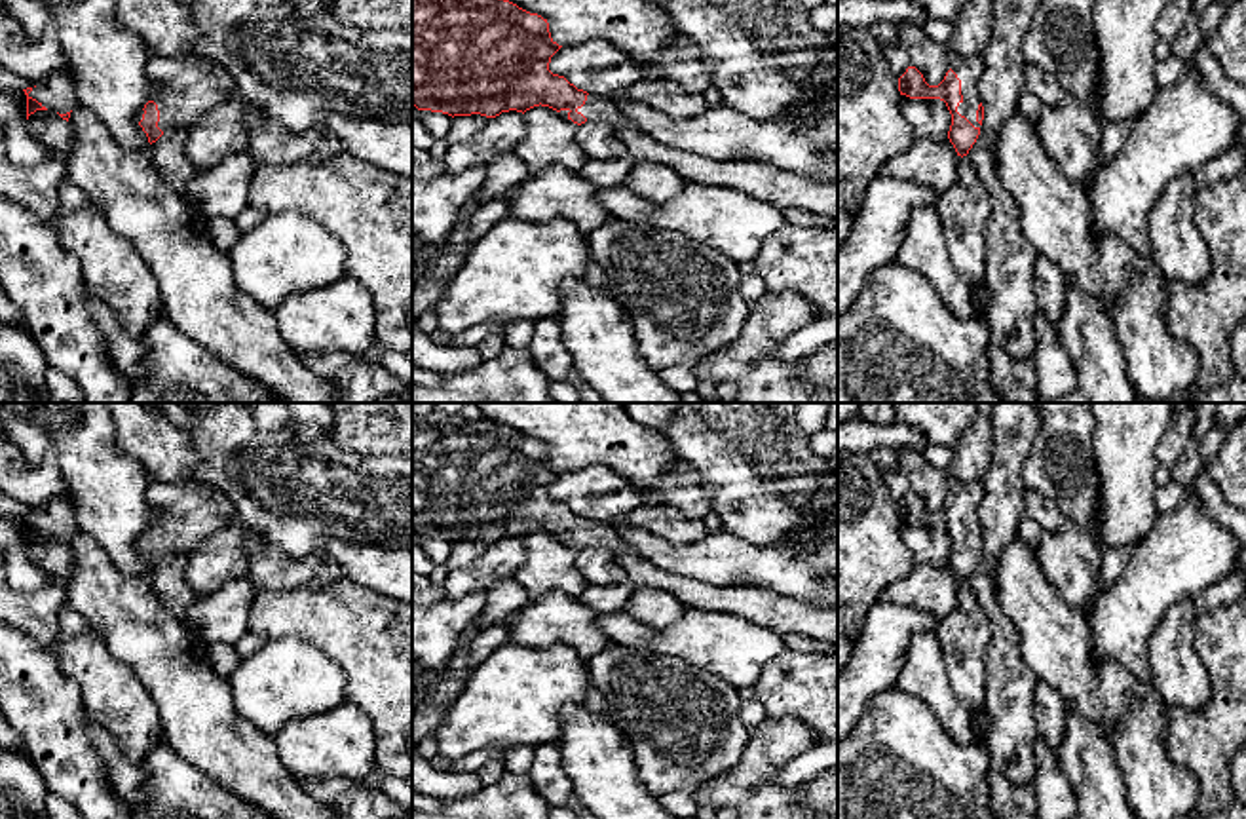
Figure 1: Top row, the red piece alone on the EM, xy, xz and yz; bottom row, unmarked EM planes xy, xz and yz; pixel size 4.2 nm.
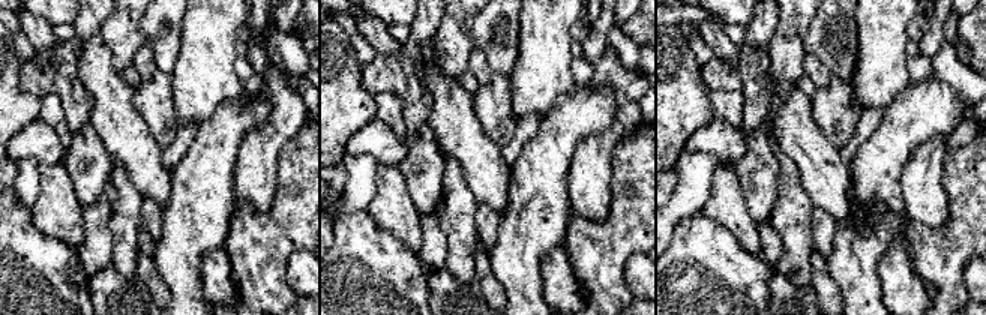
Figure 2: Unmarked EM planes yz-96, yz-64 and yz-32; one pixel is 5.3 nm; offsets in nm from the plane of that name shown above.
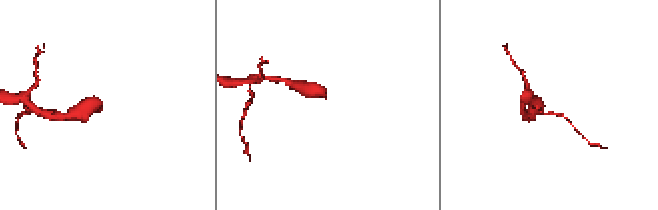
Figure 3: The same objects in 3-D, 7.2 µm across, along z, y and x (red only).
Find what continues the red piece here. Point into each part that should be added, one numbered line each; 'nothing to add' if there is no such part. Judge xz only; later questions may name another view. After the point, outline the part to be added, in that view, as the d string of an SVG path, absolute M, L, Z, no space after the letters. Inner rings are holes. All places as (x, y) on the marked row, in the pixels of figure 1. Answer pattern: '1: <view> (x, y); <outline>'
1: xz (783, 189); M589 93L585 105L577 108L577 112L581 112L587 122L610 124L615 127L636 162L665 163L676 171L684 182L708 184L722 190L737 188L781 209L798 207L802 211L811 211L830 220L838 220L838 181L809 179L760 162L714 162L686 150L665 146L640 131L608 97L596 97Z

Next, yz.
1: yz (969, 69); M950 49L950 68L961 80L963 101L957 106L957 112L965 116L974 127L980 127L976 122L976 110L980 105L978 82L984 72L982 55L961 55Z

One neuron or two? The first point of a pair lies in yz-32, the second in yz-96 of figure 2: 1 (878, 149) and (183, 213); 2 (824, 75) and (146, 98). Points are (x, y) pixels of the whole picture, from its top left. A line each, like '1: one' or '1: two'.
1: one
2: two

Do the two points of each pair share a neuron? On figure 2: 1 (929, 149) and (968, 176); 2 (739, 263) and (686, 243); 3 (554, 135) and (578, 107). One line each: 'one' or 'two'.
1: two
2: one
3: one

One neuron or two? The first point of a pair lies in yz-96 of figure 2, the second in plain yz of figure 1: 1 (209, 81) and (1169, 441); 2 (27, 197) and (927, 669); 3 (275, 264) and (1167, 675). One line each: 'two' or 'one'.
1: two
2: two
3: two

